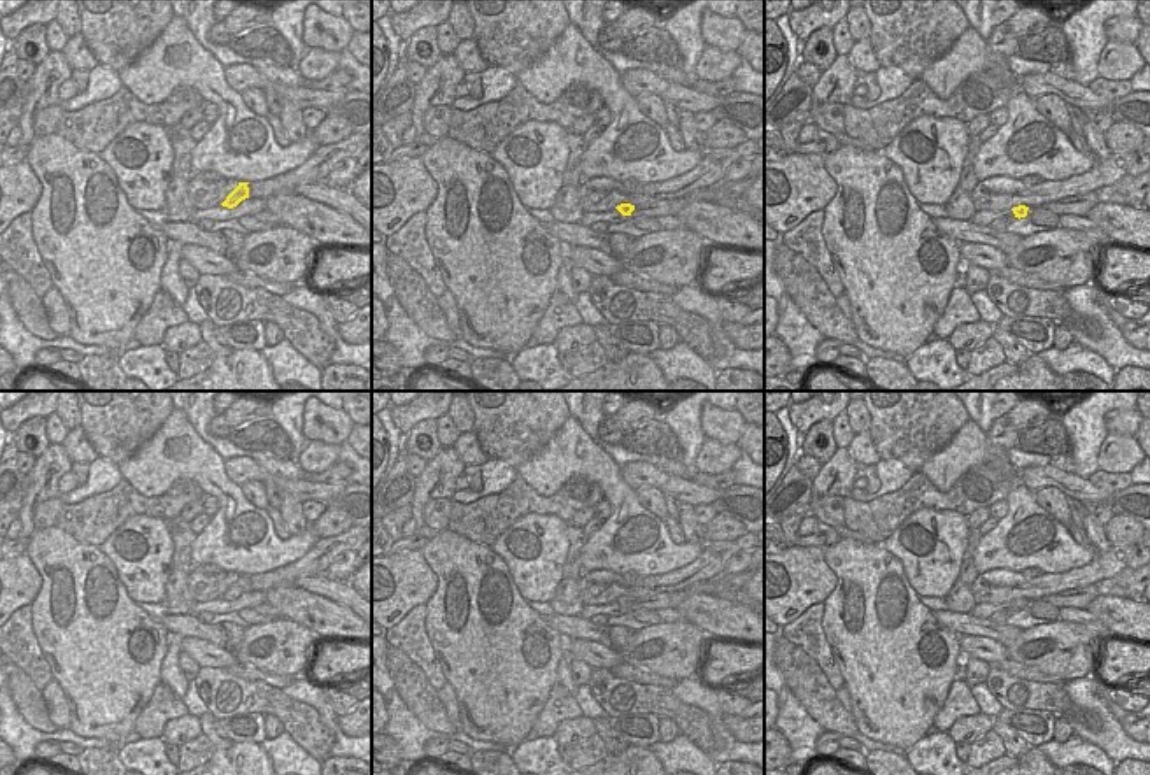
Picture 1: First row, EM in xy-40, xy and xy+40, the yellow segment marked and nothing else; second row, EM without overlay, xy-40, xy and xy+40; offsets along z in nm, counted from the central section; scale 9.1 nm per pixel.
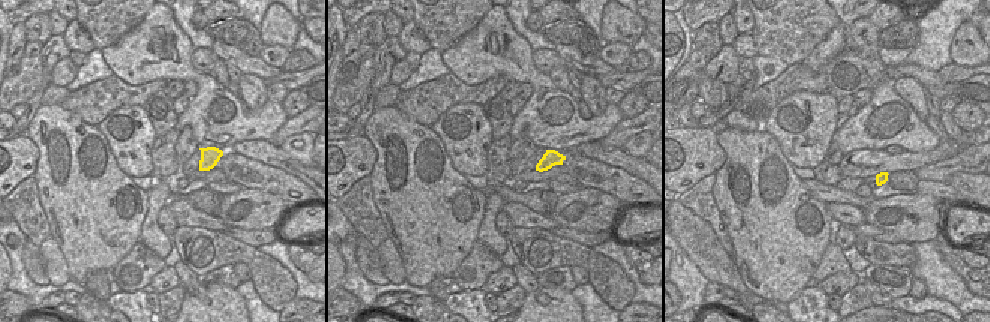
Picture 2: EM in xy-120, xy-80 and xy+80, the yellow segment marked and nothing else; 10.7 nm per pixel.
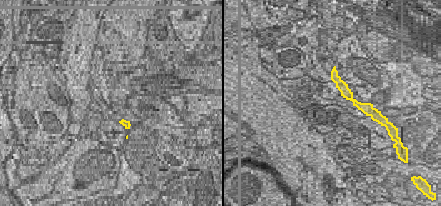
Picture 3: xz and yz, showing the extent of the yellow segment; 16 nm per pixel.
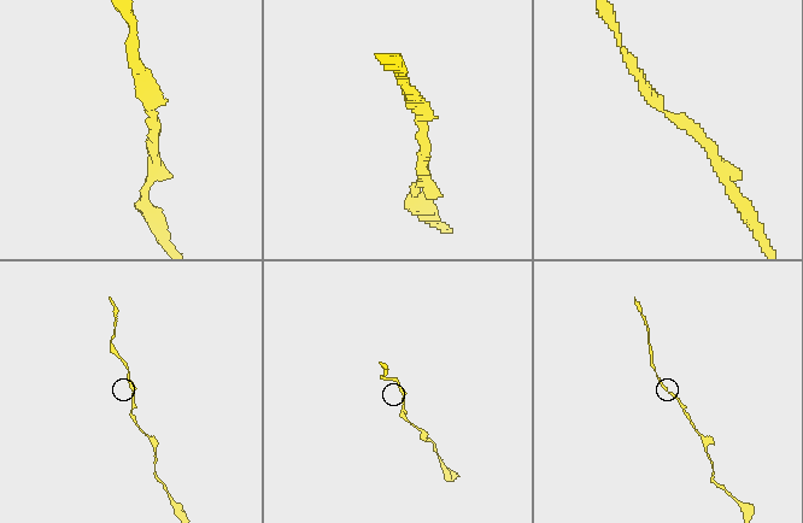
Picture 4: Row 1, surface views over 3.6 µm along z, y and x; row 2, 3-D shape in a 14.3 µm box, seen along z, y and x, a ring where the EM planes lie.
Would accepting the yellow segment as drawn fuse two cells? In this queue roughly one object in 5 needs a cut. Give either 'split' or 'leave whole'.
leave whole

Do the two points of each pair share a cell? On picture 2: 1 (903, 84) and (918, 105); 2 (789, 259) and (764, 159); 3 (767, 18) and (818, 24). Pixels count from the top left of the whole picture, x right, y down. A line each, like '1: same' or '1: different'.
1: same
2: same
3: same

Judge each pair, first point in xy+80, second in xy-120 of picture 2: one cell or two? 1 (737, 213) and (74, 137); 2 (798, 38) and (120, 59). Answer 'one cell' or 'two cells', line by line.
1: one cell
2: two cells

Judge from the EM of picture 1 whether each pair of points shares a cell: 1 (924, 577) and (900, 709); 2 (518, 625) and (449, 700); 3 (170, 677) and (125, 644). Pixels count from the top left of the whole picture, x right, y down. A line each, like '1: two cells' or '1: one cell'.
1: two cells
2: two cells
3: two cells

